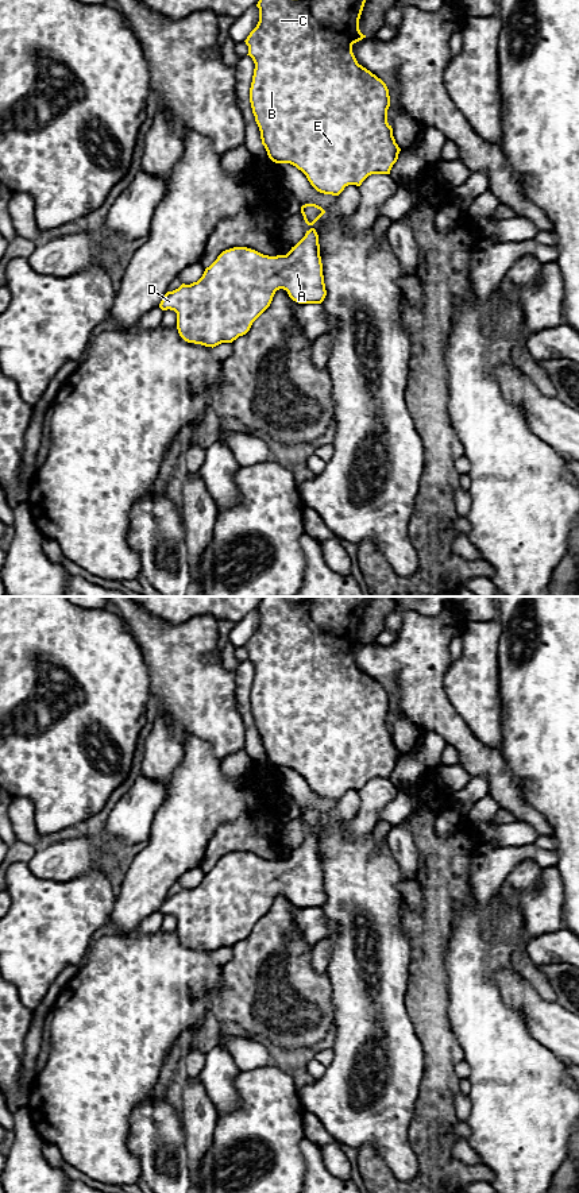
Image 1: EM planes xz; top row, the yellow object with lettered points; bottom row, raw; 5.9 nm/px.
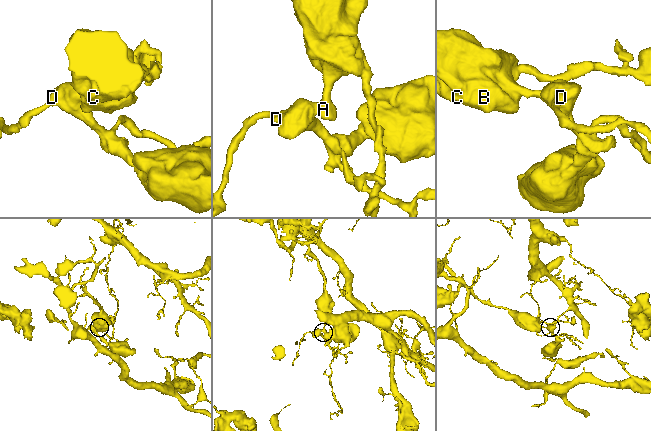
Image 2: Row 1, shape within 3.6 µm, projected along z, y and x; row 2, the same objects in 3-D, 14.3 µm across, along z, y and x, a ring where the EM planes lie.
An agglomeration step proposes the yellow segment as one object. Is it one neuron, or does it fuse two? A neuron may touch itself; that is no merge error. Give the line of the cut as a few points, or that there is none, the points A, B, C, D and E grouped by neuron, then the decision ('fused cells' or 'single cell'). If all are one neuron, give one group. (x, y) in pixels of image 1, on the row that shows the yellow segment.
no cut; A B C D E; single cell

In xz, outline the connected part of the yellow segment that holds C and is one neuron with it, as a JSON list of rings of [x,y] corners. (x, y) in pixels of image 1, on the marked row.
[[[259,0],[259,22],[244,40],[248,46],[248,54],[254,63],[254,76],[250,88],[250,103],[255,121],[260,131],[262,144],[269,158],[275,163],[290,163],[301,170],[310,185],[320,193],[339,196],[346,186],[356,185],[371,174],[390,174],[393,165],[398,159],[401,148],[393,136],[393,128],[387,123],[387,109],[390,96],[386,84],[370,70],[358,63],[352,45],[366,38],[359,30],[359,19],[366,0]]]

